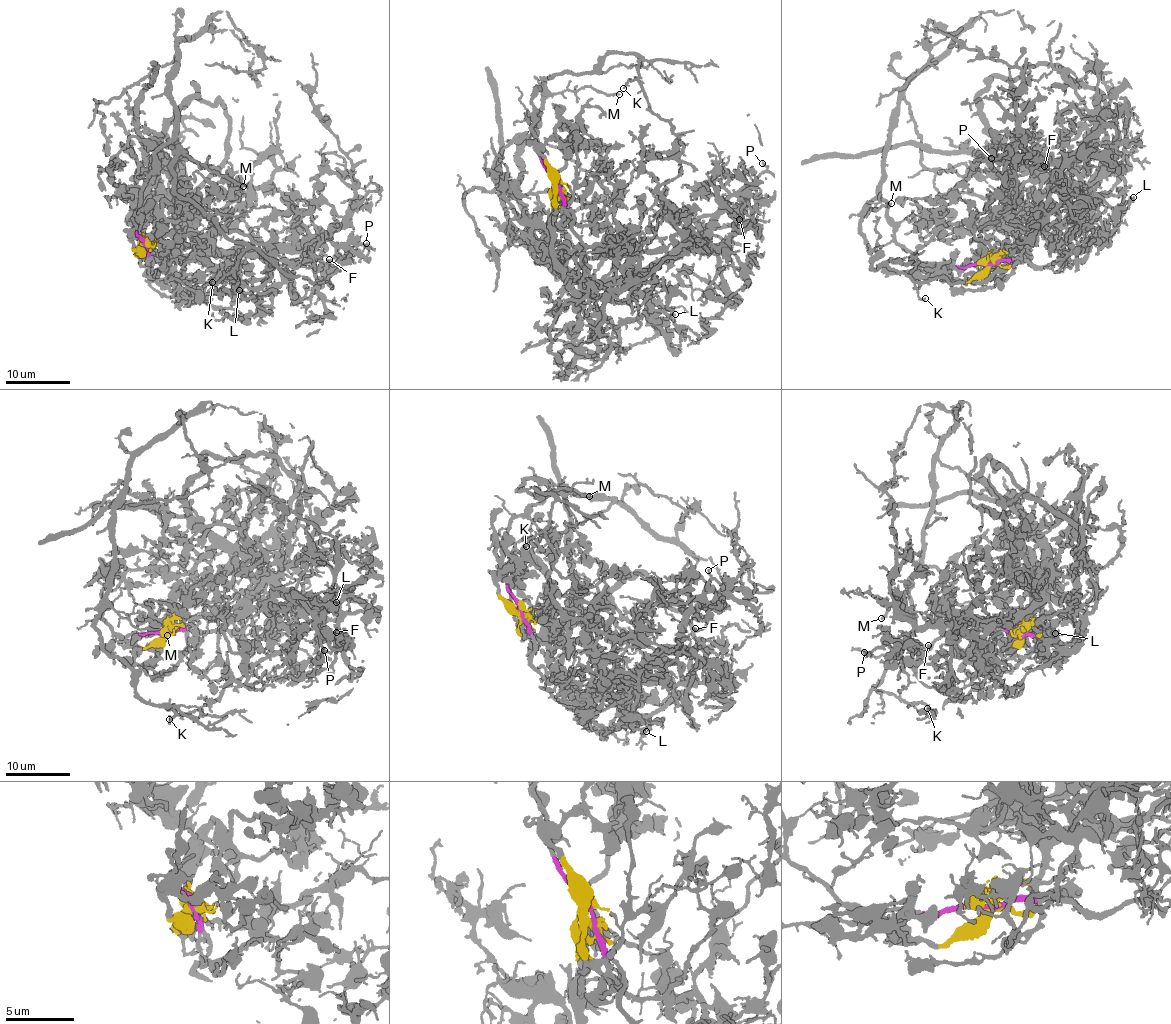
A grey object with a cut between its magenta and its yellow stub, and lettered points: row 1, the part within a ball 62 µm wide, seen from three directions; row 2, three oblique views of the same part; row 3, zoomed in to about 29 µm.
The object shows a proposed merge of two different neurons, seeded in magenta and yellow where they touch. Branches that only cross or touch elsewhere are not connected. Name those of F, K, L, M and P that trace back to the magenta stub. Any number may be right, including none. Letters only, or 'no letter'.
K, M

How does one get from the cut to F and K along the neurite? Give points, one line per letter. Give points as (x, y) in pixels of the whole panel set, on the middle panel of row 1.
F: (556, 182), (570, 221), (607, 224), (616, 275), (669, 264), (702, 242), (732, 195), (755, 199), (739, 218)
K: (556, 182), (527, 115), (543, 100), (544, 79), (592, 70), (614, 52), (640, 57), (638, 78), (623, 87)

